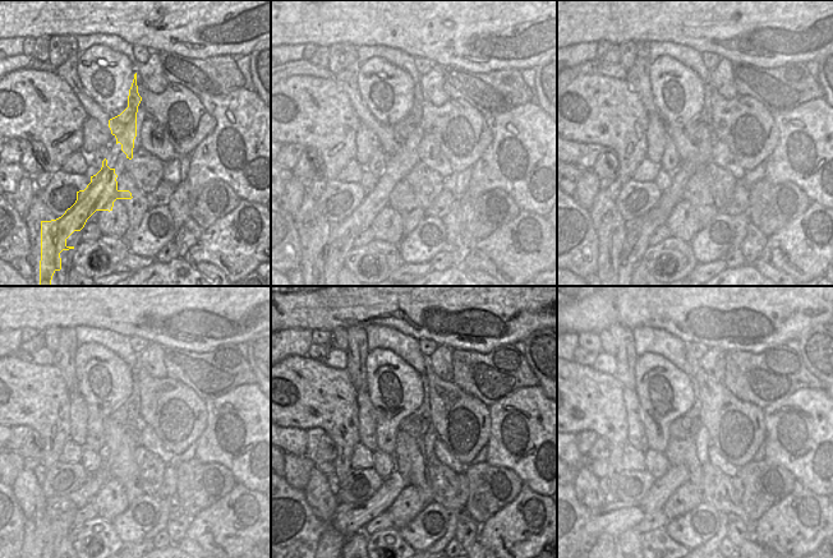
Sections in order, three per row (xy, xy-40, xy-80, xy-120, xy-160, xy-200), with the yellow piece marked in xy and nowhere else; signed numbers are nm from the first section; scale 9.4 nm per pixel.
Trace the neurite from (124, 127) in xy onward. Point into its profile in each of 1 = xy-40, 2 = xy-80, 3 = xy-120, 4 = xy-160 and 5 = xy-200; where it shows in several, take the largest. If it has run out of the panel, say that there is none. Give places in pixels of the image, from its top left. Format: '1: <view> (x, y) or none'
1: xy-40 (409, 130)
2: xy-80 (699, 130)
3: xy-120 (128, 416)
4: xy-160 (417, 424)
5: xy-200 (682, 428)

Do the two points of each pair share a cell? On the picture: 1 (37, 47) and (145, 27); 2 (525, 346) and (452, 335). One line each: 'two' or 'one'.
1: two
2: two

